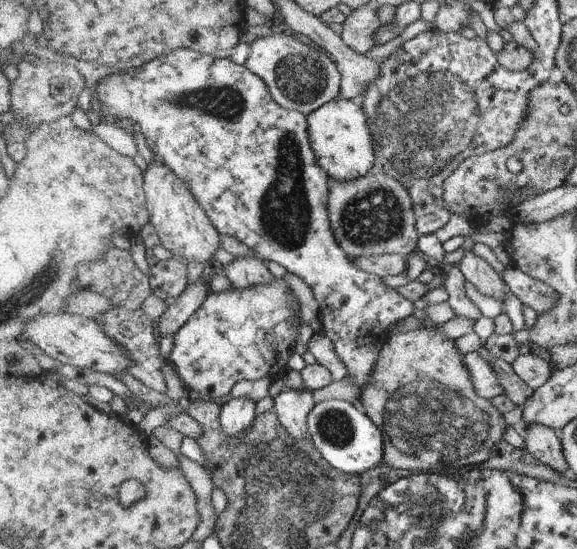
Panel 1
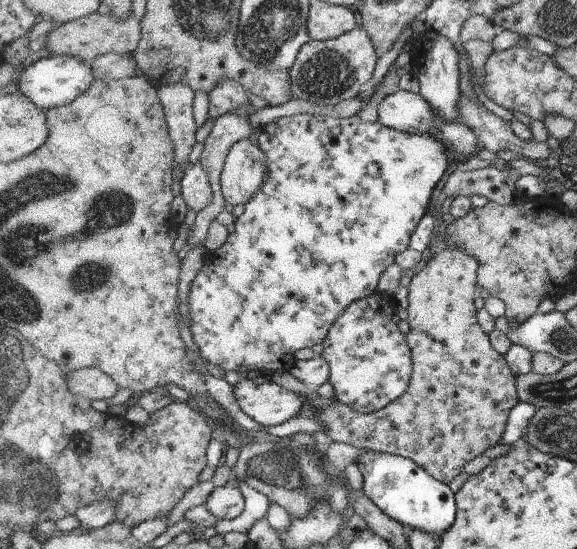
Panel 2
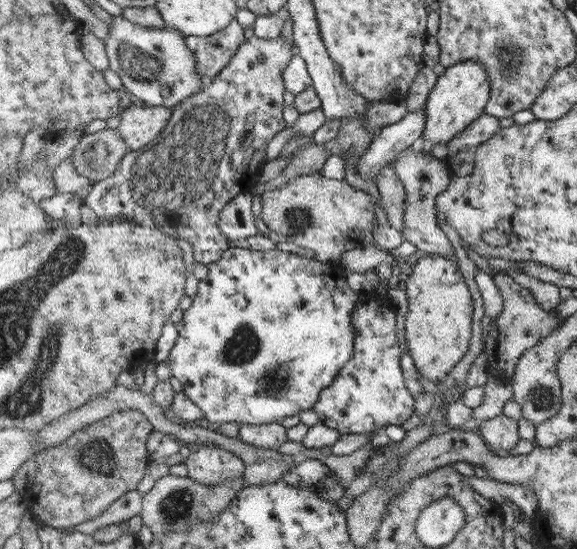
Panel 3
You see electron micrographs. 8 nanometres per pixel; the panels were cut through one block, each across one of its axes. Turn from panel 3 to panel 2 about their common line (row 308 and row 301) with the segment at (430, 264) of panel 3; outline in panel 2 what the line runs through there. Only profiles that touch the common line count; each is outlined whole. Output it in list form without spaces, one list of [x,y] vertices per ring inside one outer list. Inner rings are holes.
[[[445,248],[436,253],[428,264],[408,286],[408,324],[410,330],[406,341],[412,350],[413,373],[406,394],[388,404],[381,411],[369,414],[358,413],[341,404],[334,396],[322,398],[316,389],[297,380],[290,372],[274,372],[269,380],[296,392],[306,400],[312,410],[316,410],[316,420],[320,420],[324,433],[336,443],[352,444],[356,448],[366,448],[382,453],[396,454],[414,460],[422,469],[443,484],[450,484],[462,473],[462,468],[474,458],[481,456],[487,448],[494,448],[502,438],[510,410],[518,404],[516,376],[508,367],[504,355],[500,355],[489,342],[477,320],[474,301],[477,298],[478,260],[460,250]]]

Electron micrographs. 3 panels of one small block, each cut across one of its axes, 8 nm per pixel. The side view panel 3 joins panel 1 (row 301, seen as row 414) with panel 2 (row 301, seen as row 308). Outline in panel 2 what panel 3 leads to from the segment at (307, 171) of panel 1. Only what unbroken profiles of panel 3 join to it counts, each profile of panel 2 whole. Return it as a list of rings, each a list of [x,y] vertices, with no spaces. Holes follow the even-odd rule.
[[[375,292],[350,304],[321,343],[334,397],[355,412],[369,414],[403,396],[413,373],[412,350],[406,342],[398,330],[396,304],[390,295]]]

